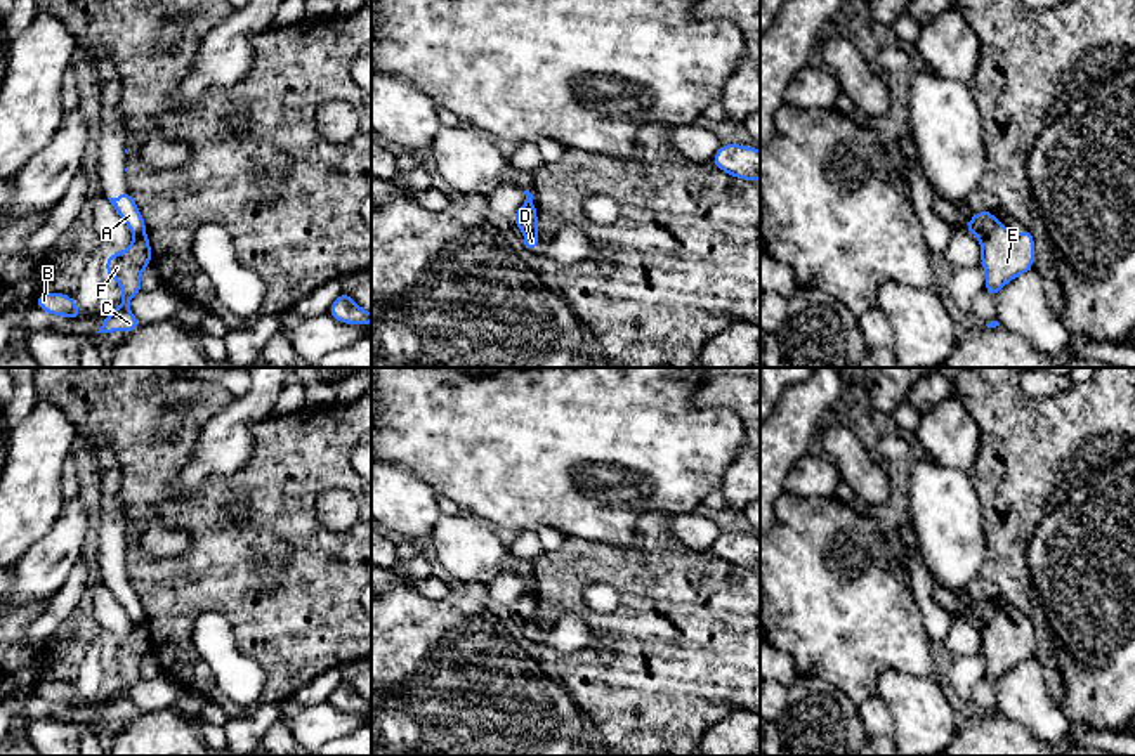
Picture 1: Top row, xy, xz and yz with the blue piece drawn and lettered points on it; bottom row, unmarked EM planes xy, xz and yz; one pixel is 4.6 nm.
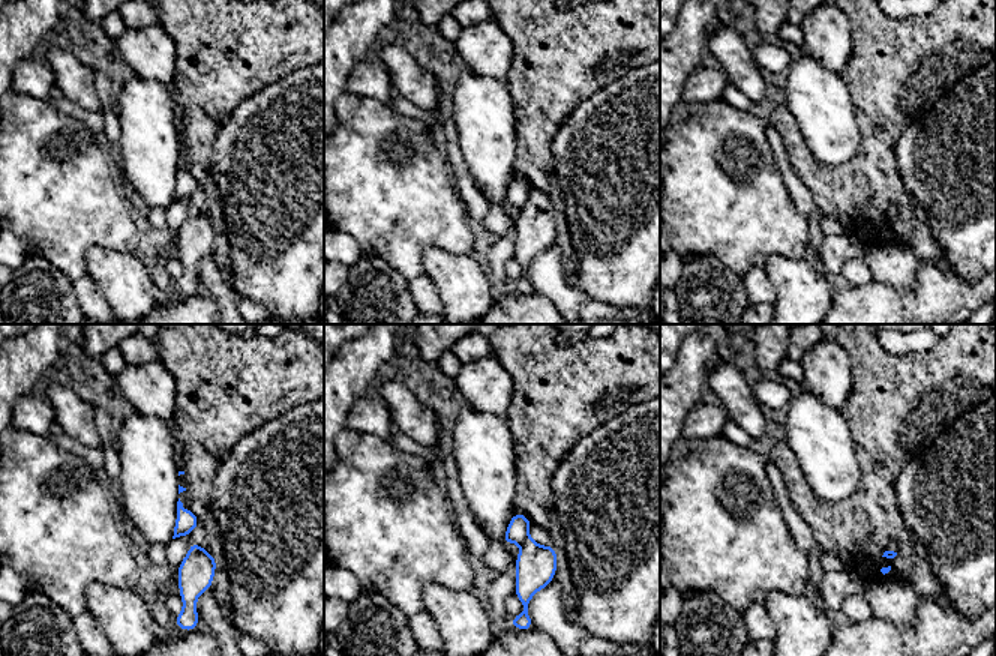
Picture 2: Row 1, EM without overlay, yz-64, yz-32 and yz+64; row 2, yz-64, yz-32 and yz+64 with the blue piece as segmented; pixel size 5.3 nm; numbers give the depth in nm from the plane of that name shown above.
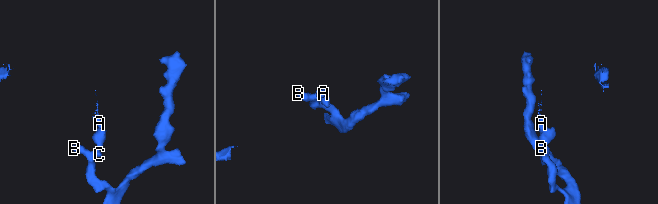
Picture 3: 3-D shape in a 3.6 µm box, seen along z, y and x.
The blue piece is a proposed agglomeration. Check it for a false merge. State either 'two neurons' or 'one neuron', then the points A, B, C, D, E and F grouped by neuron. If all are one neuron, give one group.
two neurons | A / B C D E F

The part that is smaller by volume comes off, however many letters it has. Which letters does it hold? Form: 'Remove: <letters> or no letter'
Remove: B, C, D, E, F

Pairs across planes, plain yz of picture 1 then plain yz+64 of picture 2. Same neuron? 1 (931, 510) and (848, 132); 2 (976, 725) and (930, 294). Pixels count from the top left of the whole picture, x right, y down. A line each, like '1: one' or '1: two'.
1: one
2: one

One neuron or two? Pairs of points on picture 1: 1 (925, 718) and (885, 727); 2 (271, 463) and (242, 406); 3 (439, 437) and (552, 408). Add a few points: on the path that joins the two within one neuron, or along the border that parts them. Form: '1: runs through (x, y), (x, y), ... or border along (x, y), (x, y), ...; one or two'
1: border along (877, 692), (891, 715), (896, 737); two
2: border along (271, 413), (252, 429), (252, 455), (243, 467); two
3: runs through (467, 437), (524, 436); one

